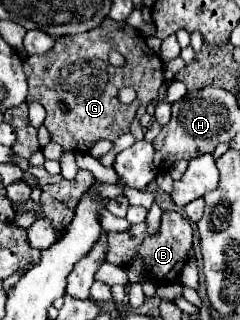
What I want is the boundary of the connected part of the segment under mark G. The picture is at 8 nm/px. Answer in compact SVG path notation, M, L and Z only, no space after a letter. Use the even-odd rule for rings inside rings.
M106 18L98 28L58 38L54 48L40 56L28 56L24 60L24 74L28 78L28 98L26 102L40 102L46 108L44 126L48 128L52 142L58 142L70 152L90 152L98 140L114 142L122 134L130 132L130 124L140 106L148 106L164 82L164 62L154 54L144 34L134 30L124 22L112 22ZM116 50L124 56L126 64L116 68L108 62L108 54ZM124 86L136 90L136 100L122 104L118 92ZM60 102L66 104L66 114L60 110Z

